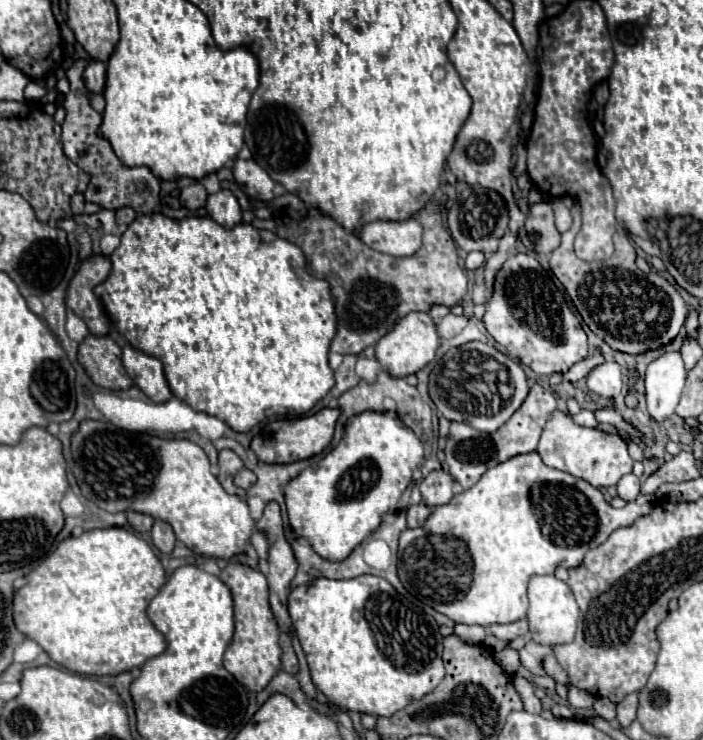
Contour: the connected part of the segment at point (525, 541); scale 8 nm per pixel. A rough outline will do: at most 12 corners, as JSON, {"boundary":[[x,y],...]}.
{"boundary":[[536,451],[406,529],[398,577],[454,623],[528,611],[654,507]]}

